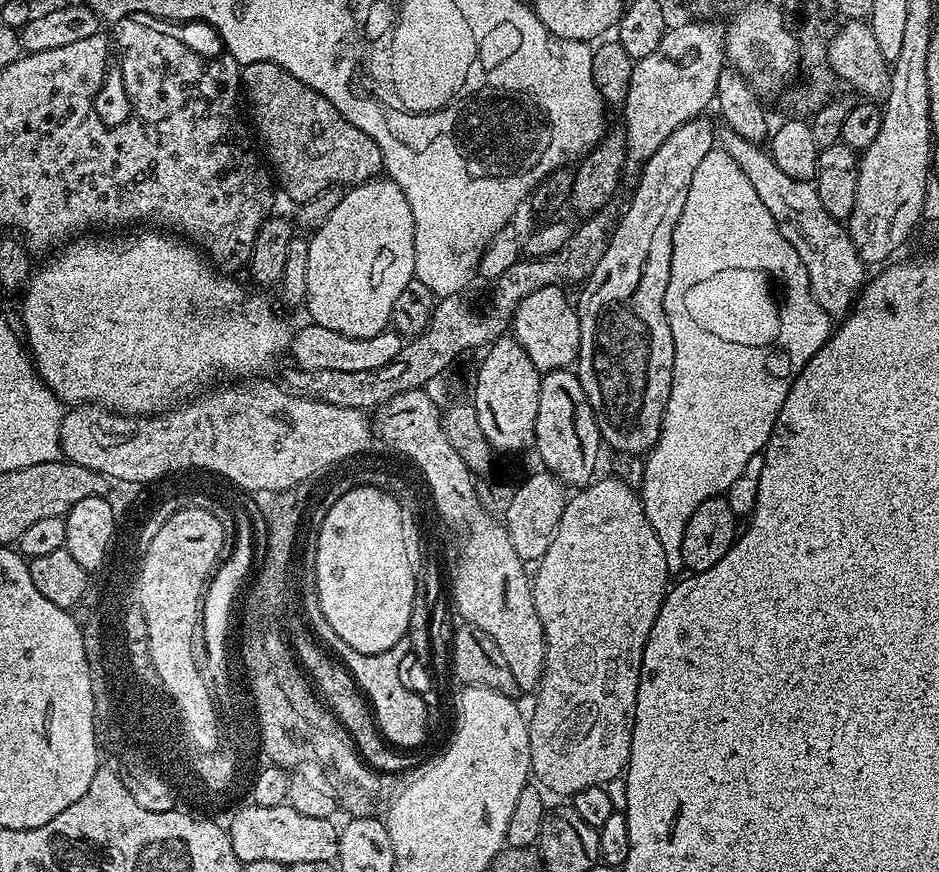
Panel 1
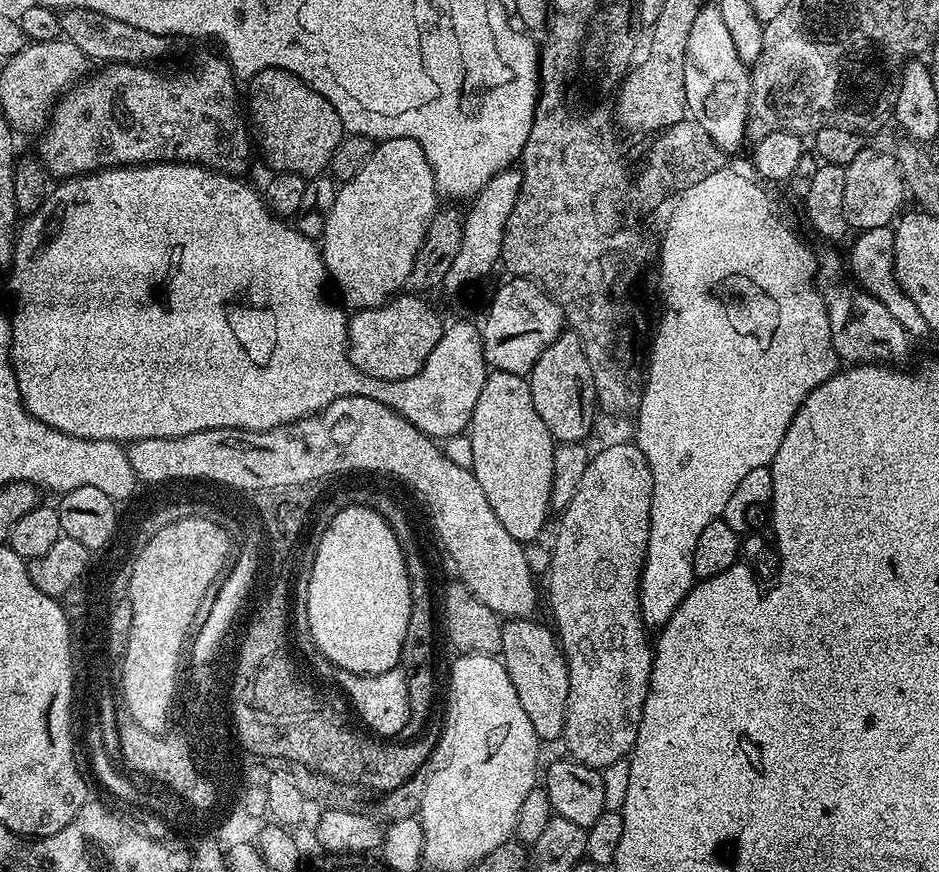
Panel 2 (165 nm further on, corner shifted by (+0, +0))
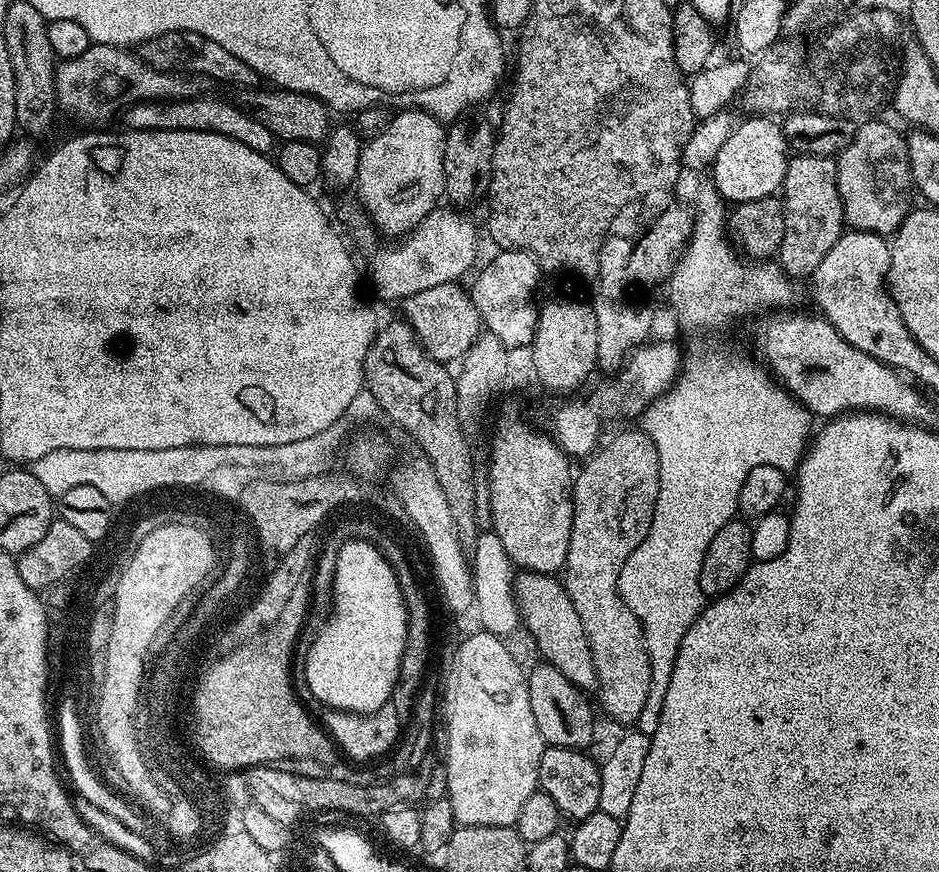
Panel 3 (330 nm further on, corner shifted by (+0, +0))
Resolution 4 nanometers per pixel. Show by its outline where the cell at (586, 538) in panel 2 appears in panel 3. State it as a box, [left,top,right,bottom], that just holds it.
[562,432,660,726]

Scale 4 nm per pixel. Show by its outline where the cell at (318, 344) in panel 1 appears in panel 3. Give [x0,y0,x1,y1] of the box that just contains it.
[402,283,482,362]

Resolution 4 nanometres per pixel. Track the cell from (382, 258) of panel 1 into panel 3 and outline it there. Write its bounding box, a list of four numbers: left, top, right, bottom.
[354,108,447,238]

